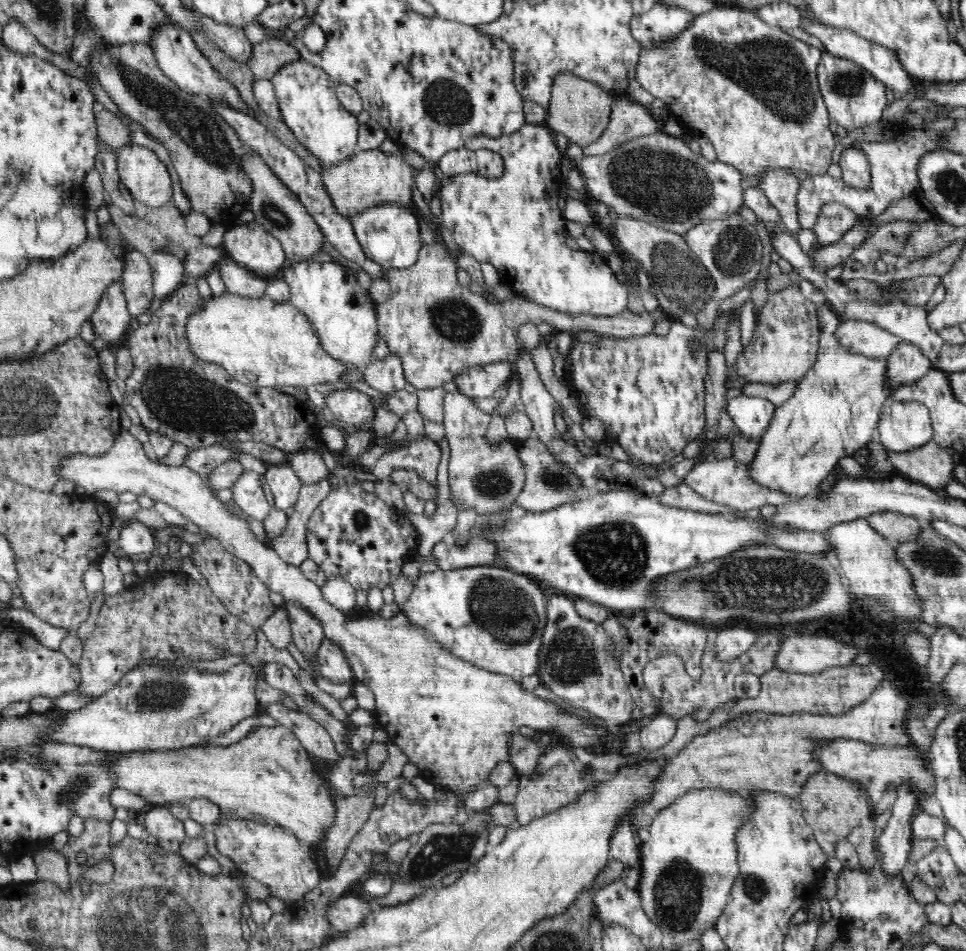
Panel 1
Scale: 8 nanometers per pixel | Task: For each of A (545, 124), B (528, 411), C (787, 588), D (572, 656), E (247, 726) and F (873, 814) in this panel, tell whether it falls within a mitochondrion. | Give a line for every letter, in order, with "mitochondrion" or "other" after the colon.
A: other
B: other
C: mitochondrion
D: mitochondrion
E: other
F: other

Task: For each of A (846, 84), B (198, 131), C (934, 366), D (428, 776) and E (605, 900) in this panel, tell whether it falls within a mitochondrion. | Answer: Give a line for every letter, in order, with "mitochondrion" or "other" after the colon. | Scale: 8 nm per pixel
A: mitochondrion
B: mitochondrion
C: other
D: other
E: other

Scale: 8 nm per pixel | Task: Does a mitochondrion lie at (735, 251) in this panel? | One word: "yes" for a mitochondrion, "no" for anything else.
yes

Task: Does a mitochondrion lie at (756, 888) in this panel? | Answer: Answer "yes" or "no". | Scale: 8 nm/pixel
yes

